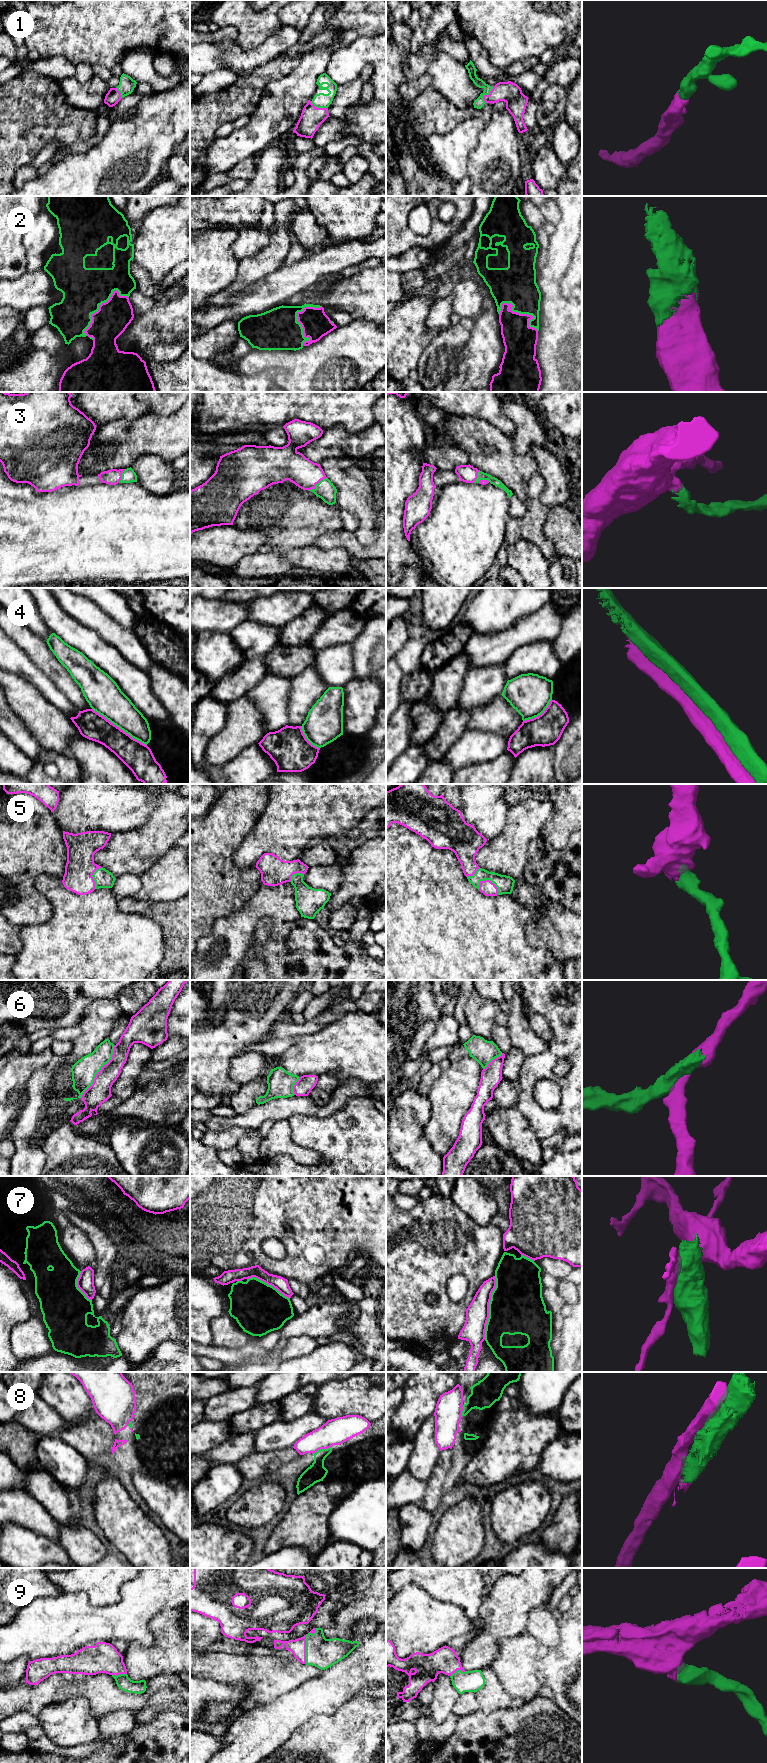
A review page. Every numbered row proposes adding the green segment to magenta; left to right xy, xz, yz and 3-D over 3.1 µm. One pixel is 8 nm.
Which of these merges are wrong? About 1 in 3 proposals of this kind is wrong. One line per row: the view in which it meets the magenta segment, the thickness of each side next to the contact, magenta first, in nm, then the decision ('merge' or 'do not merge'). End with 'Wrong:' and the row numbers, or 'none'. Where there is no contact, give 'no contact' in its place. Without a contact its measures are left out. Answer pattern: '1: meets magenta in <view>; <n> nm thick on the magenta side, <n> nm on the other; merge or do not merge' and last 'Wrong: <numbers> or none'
1: meets magenta in yz; 170 nm thick on the magenta side, 80 nm on the other; merge
2: meets magenta in yz; 260 nm thick on the magenta side, 320 nm on the other; merge
3: meets magenta in xz; 240 nm thick on the magenta side, 150 nm on the other; merge
4: meets magenta in xy; 220 nm thick on the magenta side, 260 nm on the other; do not merge
5: meets magenta in yz; 120 nm thick on the magenta side, 140 nm on the other; merge
6: meets magenta in xy; 180 nm thick on the magenta side, 190 nm on the other; do not merge
7: meets magenta in yz; 190 nm thick on the magenta side, 440 nm on the other; do not merge
8: meets magenta in xz; 220 nm thick on the magenta side, 150 nm on the other; do not merge
9: meets magenta in xz; 130 nm thick on the magenta side, 240 nm on the other; merge
Wrong: 4, 6, 7, 8

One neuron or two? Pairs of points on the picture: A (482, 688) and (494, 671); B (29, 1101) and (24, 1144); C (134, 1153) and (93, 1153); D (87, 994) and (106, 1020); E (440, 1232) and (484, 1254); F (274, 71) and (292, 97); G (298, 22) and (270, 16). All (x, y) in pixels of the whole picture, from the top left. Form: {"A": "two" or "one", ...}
{"A": "one", "B": "one", "C": "two", "D": "two", "E": "one", "F": "two", "G": "two"}

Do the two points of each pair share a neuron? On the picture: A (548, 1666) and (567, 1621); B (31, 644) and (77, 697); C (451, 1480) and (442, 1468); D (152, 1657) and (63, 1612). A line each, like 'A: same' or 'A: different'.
A: same
B: same
C: different
D: different

